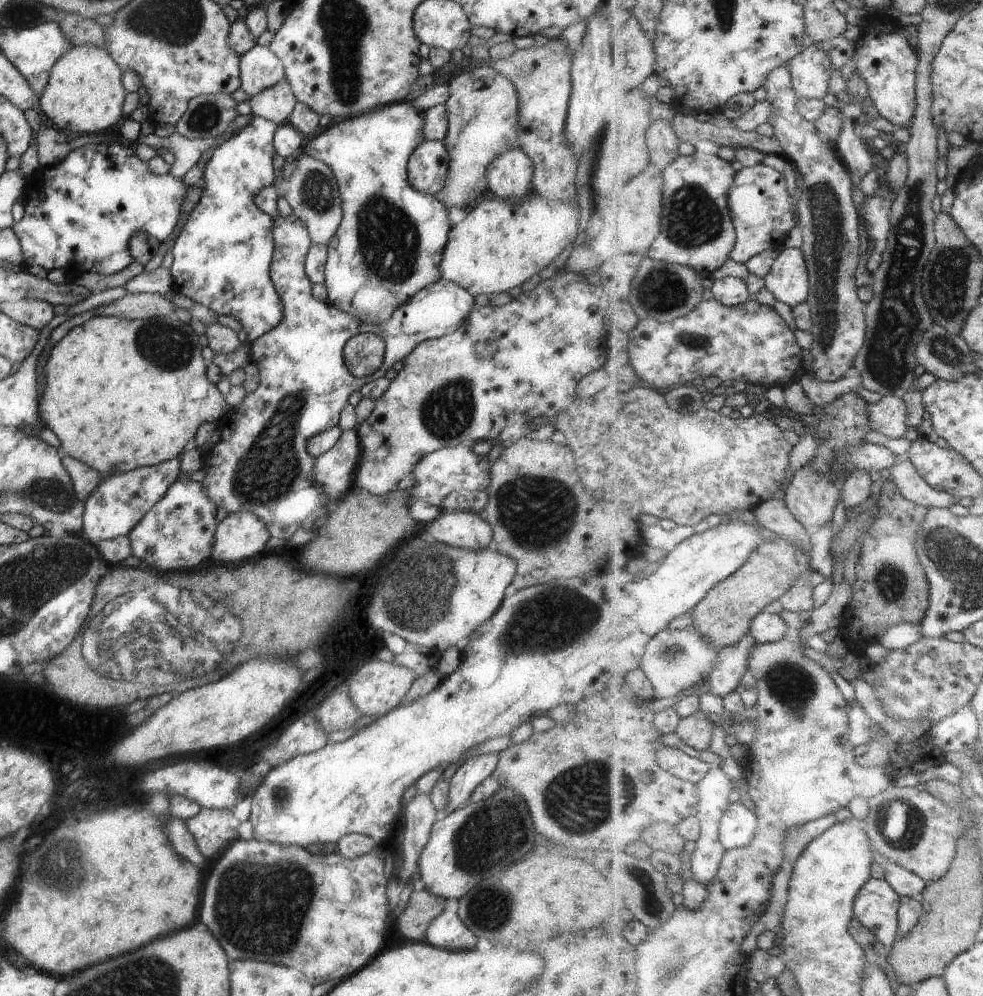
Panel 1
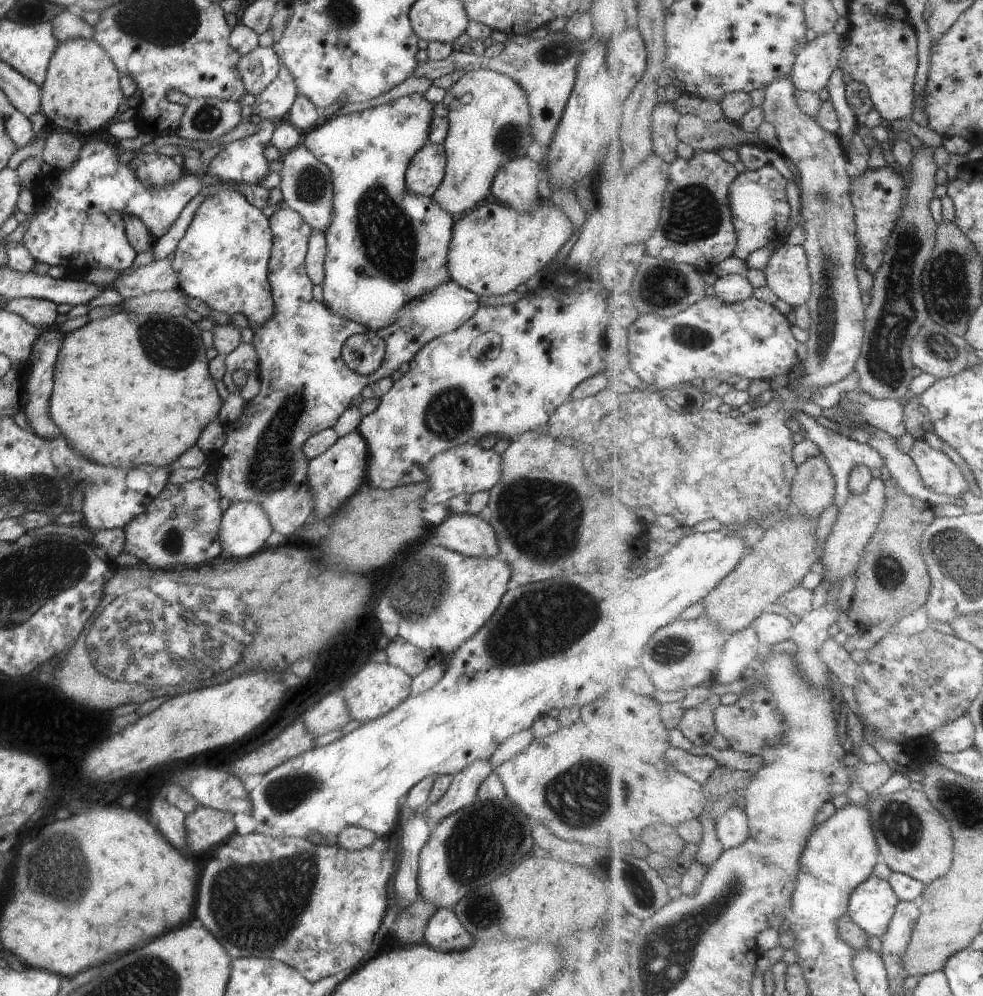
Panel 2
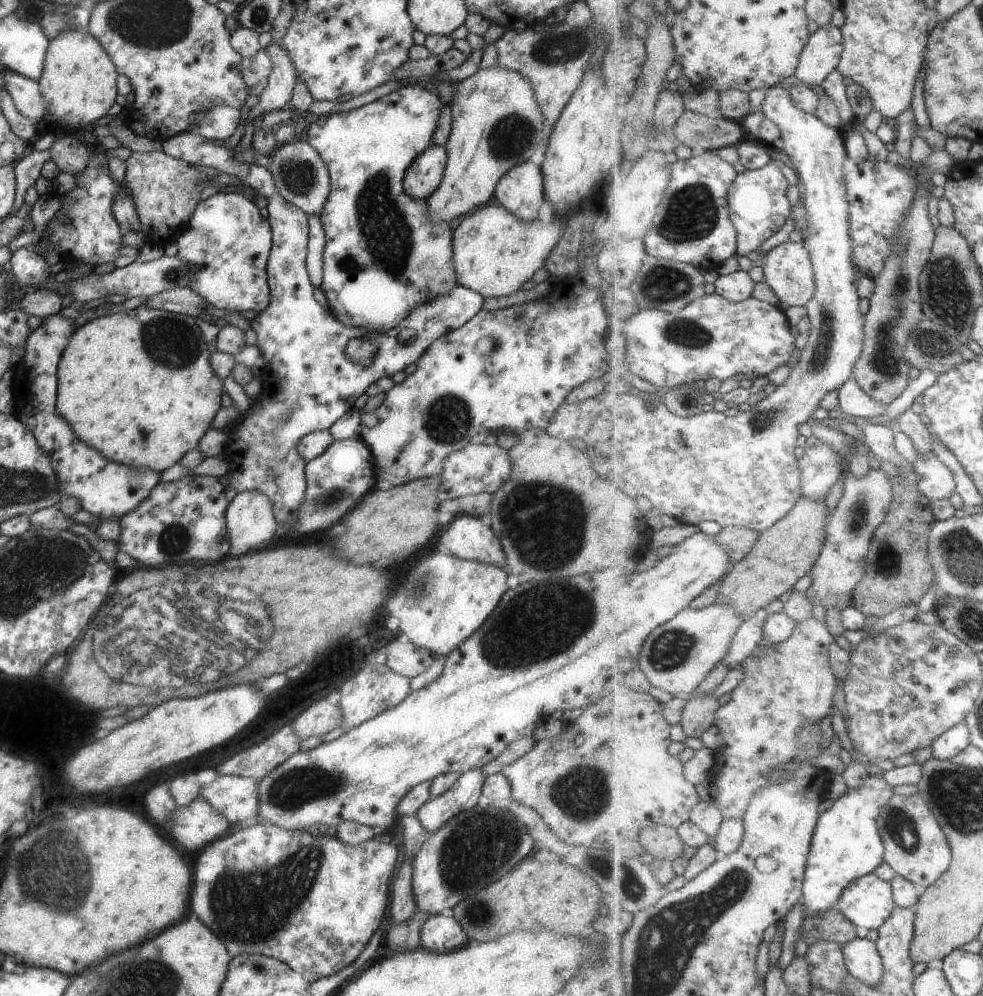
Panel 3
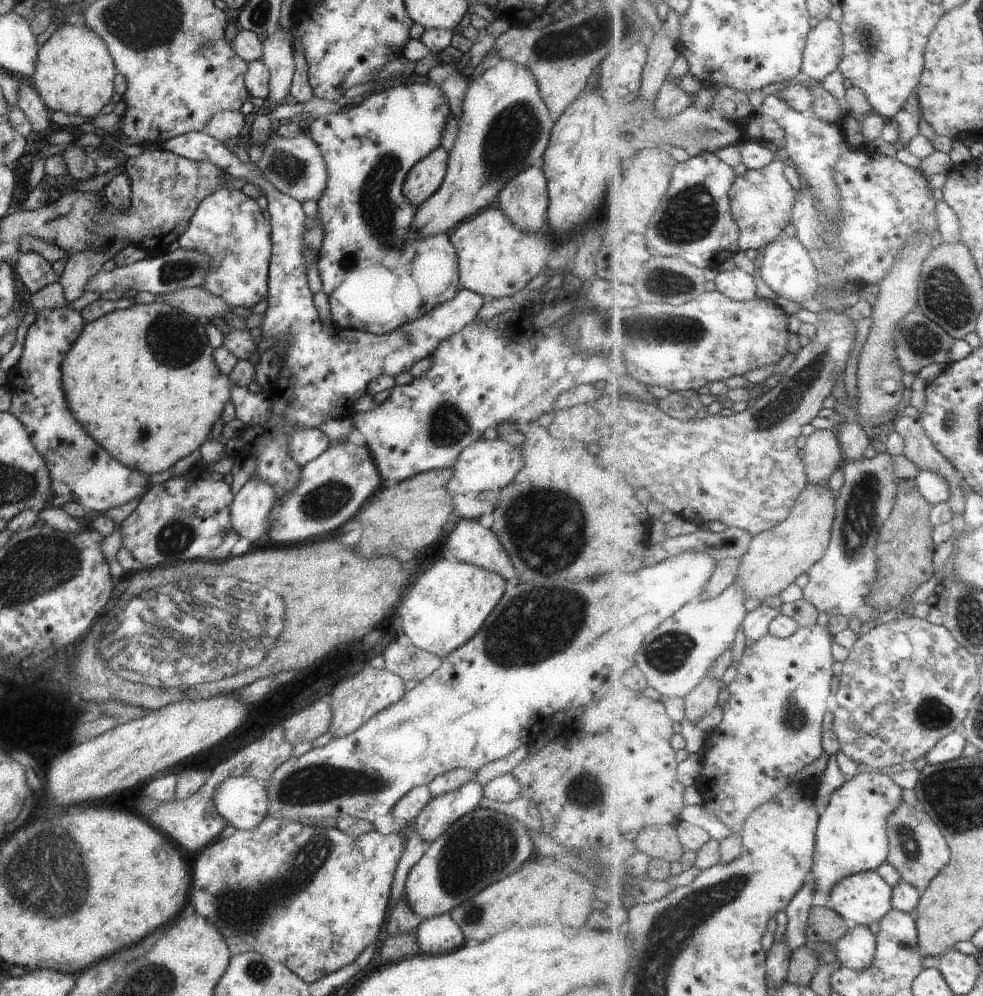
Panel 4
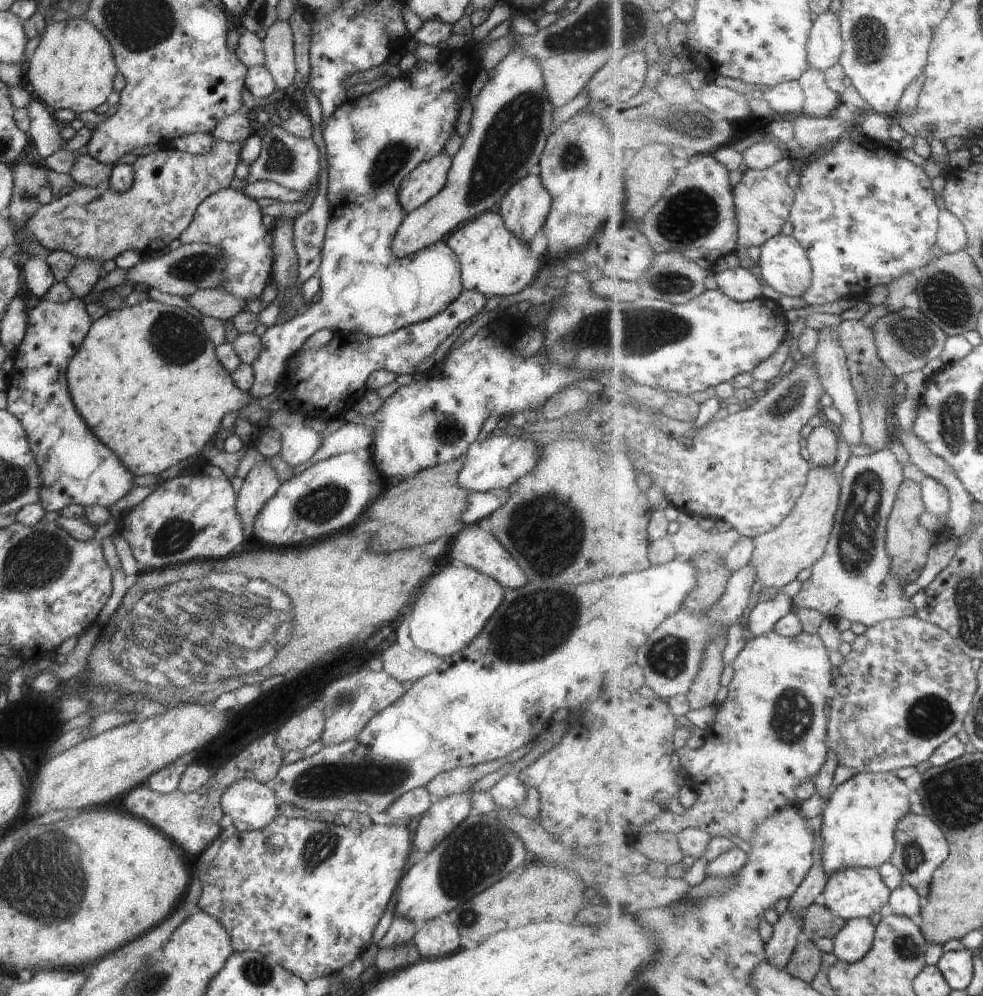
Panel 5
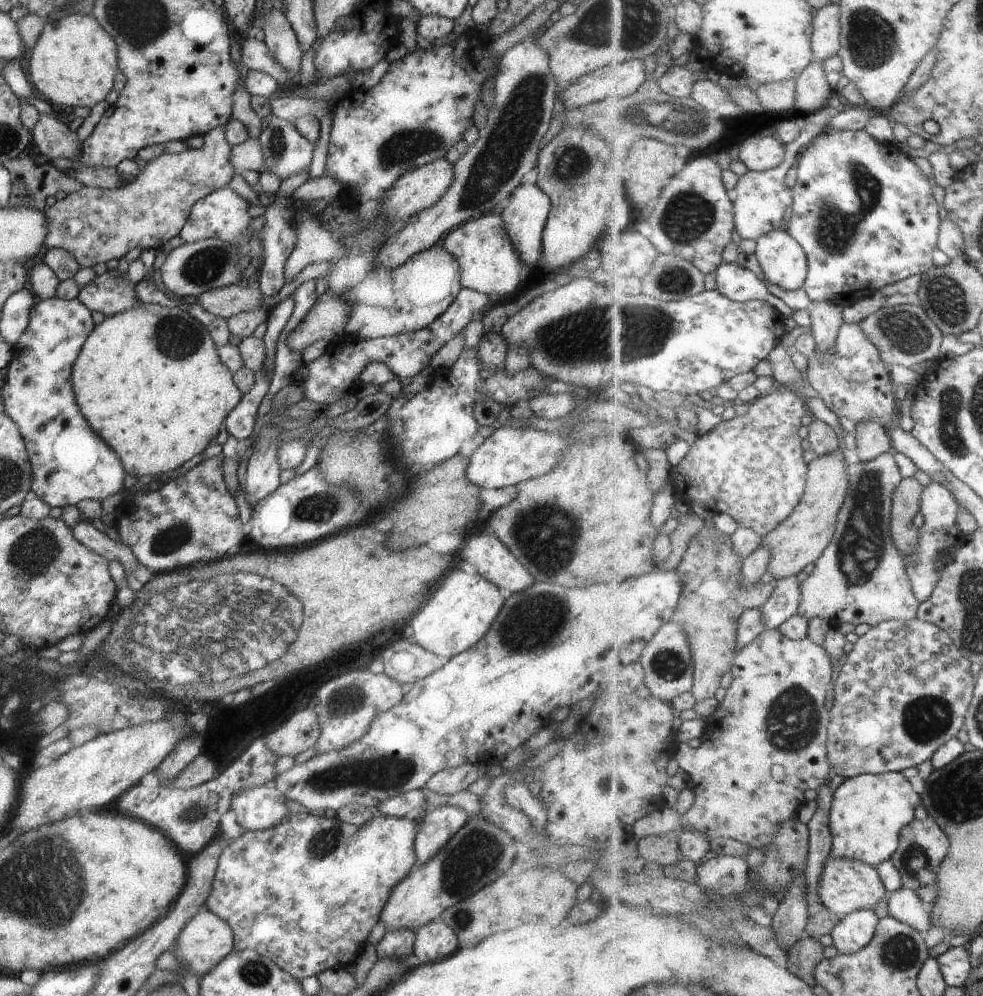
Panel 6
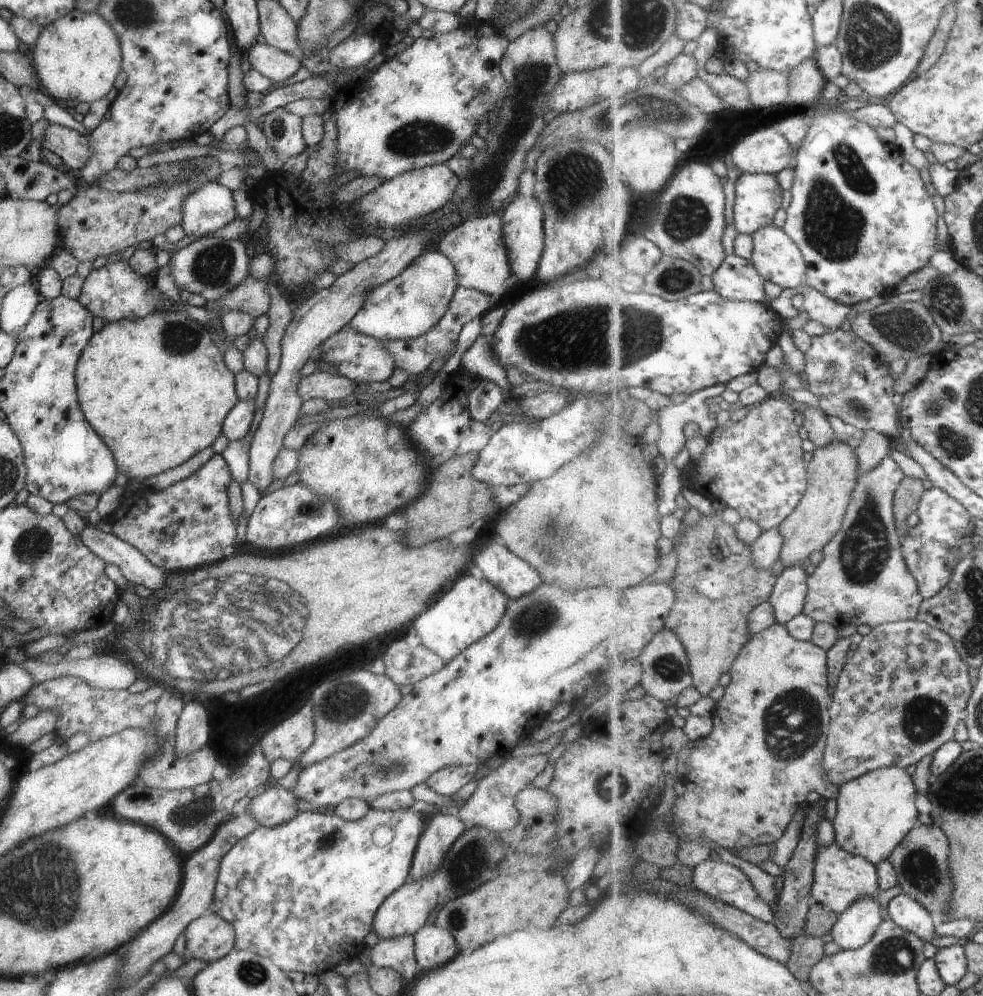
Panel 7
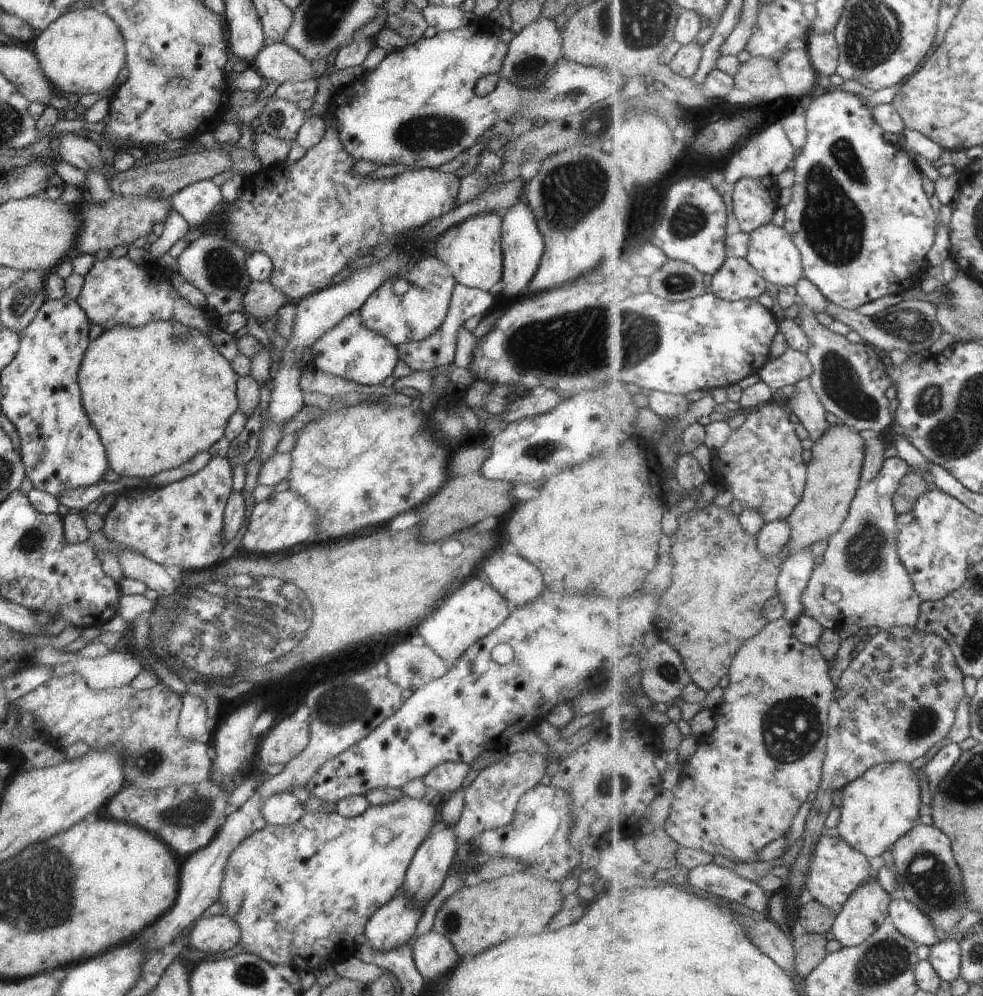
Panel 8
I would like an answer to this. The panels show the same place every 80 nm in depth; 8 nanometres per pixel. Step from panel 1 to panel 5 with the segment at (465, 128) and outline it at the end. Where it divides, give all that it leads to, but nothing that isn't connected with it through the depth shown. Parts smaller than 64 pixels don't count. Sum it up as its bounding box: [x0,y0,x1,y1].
[391,50,554,258]

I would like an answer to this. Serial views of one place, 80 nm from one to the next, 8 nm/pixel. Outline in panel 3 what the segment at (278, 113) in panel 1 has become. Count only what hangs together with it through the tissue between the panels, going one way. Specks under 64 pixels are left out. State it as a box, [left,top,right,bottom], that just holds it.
[248,43,296,120]

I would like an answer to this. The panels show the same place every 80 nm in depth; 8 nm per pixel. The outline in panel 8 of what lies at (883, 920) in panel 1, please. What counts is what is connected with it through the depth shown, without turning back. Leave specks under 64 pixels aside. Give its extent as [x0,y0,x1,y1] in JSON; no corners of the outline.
[806,835,877,909]

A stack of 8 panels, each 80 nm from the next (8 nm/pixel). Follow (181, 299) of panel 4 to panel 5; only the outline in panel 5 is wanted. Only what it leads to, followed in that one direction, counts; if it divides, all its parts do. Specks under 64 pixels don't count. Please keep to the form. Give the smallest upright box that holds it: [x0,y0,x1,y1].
[181,288,246,321]

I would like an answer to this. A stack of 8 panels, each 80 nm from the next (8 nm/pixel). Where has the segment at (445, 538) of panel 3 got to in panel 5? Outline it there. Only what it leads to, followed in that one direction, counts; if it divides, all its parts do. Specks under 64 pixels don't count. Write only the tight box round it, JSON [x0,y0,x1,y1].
[449,523,528,588]

